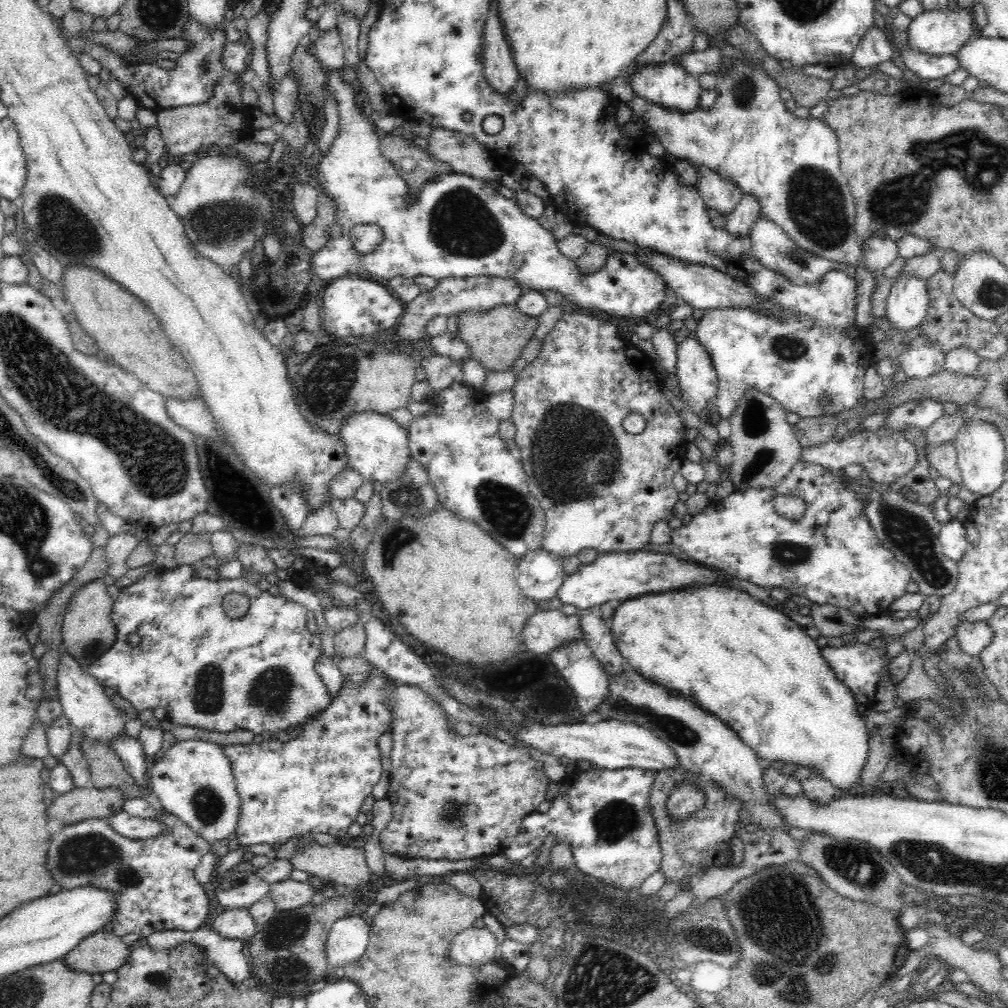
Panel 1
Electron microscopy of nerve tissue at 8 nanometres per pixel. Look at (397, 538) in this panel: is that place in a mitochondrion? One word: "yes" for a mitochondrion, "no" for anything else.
yes

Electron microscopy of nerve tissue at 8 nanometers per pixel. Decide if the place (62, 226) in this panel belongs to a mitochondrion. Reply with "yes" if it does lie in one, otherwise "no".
yes

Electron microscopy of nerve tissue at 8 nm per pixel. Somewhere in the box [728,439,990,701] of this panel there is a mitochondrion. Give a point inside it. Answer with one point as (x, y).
(909, 532)

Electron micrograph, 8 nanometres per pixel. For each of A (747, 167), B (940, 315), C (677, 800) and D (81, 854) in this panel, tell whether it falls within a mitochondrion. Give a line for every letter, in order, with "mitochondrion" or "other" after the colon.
A: other
B: other
C: other
D: mitochondrion

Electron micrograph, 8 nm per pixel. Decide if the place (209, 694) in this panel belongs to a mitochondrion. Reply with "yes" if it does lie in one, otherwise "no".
yes

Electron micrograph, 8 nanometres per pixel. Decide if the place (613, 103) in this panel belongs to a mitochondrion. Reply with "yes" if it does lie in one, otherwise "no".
no

